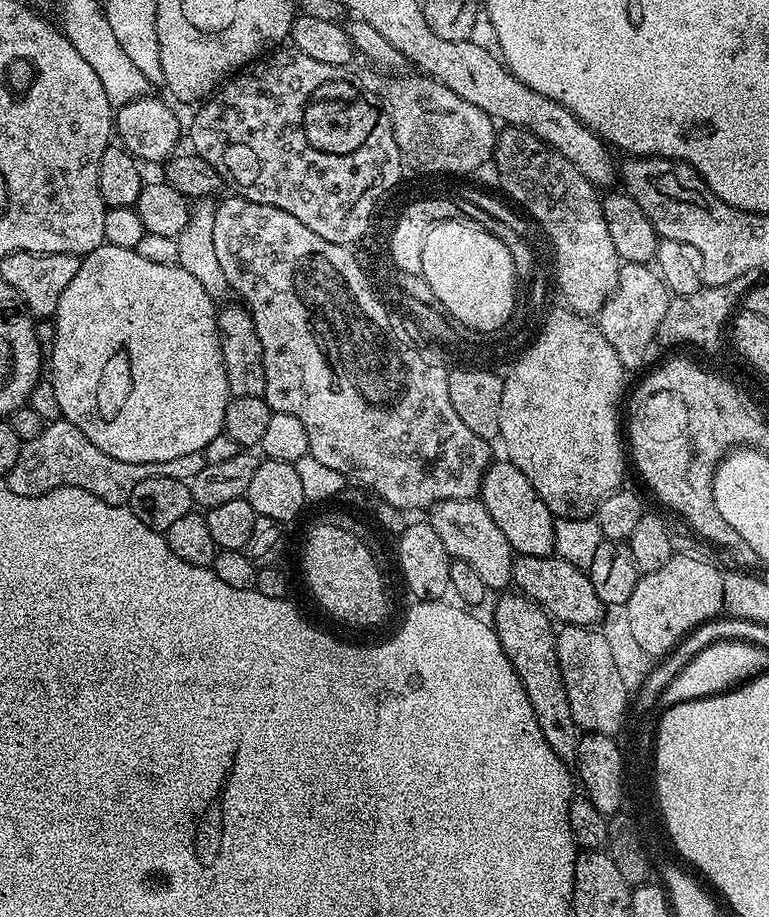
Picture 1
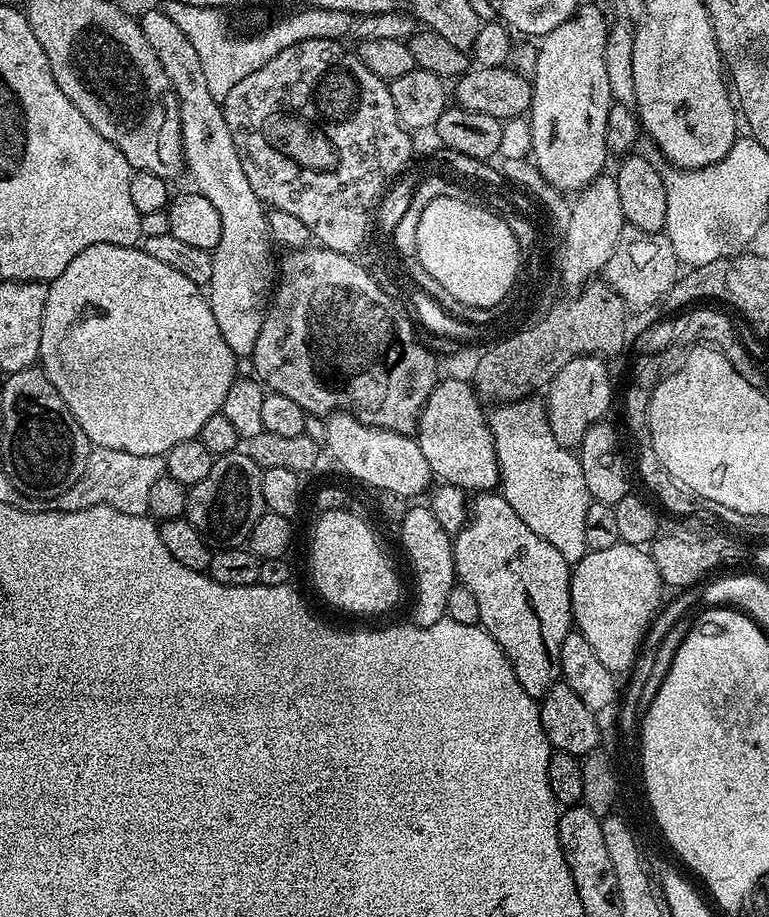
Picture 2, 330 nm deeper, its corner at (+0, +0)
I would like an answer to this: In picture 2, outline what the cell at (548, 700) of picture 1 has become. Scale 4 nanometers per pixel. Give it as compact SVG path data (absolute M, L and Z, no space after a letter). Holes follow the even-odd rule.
M499 491L481 492L473 500L476 501L471 501L468 525L461 532L455 533L452 542L456 579L466 586L466 590L470 590L470 594L474 594L474 598L478 598L480 624L494 638L494 642L498 642L498 646L502 646L518 682L522 682L522 690L526 690L526 694L530 694L534 698L542 698L561 679L560 651L562 642L574 624L572 599L570 598L570 586L572 585L570 566L566 562L566 558L562 558L562 554L558 554L558 550L554 550L554 546L550 546L550 542L546 542L546 538L538 538L538 534L534 534L534 530L530 530L530 526L526 526L526 522L522 522L522 518L518 518L517 512L510 507L510 502L506 502L506 498L500 495Z

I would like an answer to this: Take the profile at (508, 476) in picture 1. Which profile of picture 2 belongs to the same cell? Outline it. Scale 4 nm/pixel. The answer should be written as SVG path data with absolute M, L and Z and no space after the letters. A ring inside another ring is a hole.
M441 379L430 398L426 398L414 433L433 477L458 486L468 494L491 492L500 482L494 438L483 406L481 397L476 395L476 389L469 381L467 384L464 380Z

